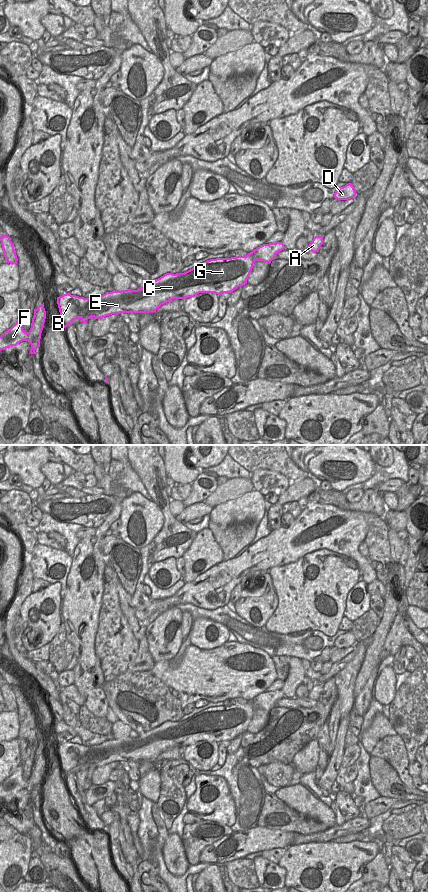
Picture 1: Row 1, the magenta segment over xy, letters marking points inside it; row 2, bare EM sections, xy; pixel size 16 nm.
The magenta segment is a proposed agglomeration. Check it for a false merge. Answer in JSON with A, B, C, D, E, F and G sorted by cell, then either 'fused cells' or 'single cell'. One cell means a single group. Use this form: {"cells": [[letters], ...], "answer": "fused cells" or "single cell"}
{"cells": [["A", "B", "C", "D", "E", "F", "G"]], "answer": "single cell"}

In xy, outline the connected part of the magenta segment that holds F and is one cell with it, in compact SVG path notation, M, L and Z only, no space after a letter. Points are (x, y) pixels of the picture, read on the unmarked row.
M44 750L34 757L31 776L28 780L23 778L23 768L18 766L16 771L0 784L0 799L10 794L16 794L22 789L29 789L31 792L30 802L40 795L41 781L46 767Z

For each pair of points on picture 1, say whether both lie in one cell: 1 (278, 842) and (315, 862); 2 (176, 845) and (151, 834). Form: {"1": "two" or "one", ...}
{"1": "two", "2": "two"}

